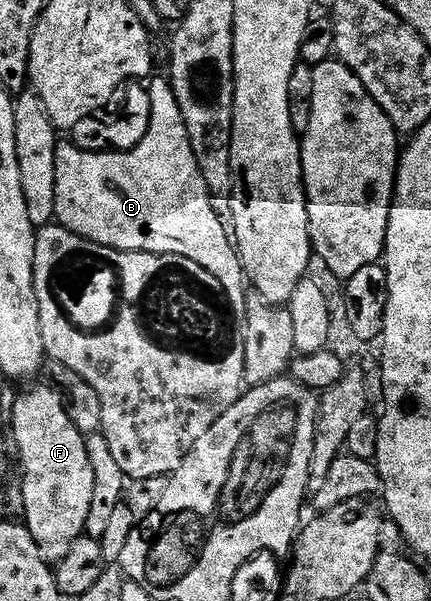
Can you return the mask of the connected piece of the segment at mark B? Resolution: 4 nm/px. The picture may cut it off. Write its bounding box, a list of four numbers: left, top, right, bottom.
[56,76,248,322]

